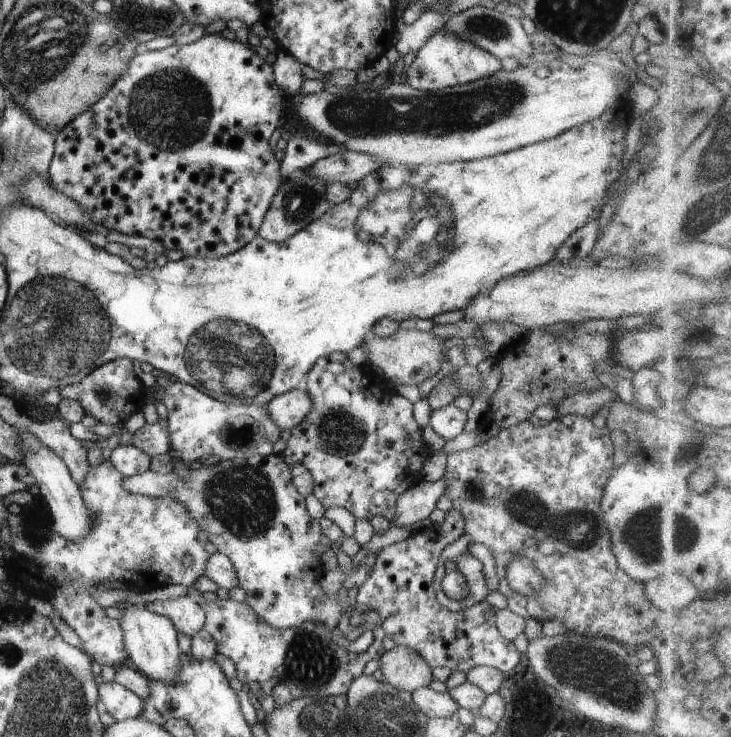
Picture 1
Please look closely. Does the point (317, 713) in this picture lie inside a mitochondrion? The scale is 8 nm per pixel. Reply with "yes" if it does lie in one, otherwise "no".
yes

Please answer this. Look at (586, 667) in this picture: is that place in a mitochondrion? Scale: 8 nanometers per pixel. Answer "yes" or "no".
yes

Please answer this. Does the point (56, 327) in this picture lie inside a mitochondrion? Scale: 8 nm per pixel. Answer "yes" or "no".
yes

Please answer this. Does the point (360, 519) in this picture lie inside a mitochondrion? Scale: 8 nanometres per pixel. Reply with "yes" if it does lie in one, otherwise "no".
no

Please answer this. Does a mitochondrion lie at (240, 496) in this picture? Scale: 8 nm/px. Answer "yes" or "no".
yes

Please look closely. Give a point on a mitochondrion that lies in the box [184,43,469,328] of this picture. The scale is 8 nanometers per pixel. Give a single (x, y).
(412, 230)

